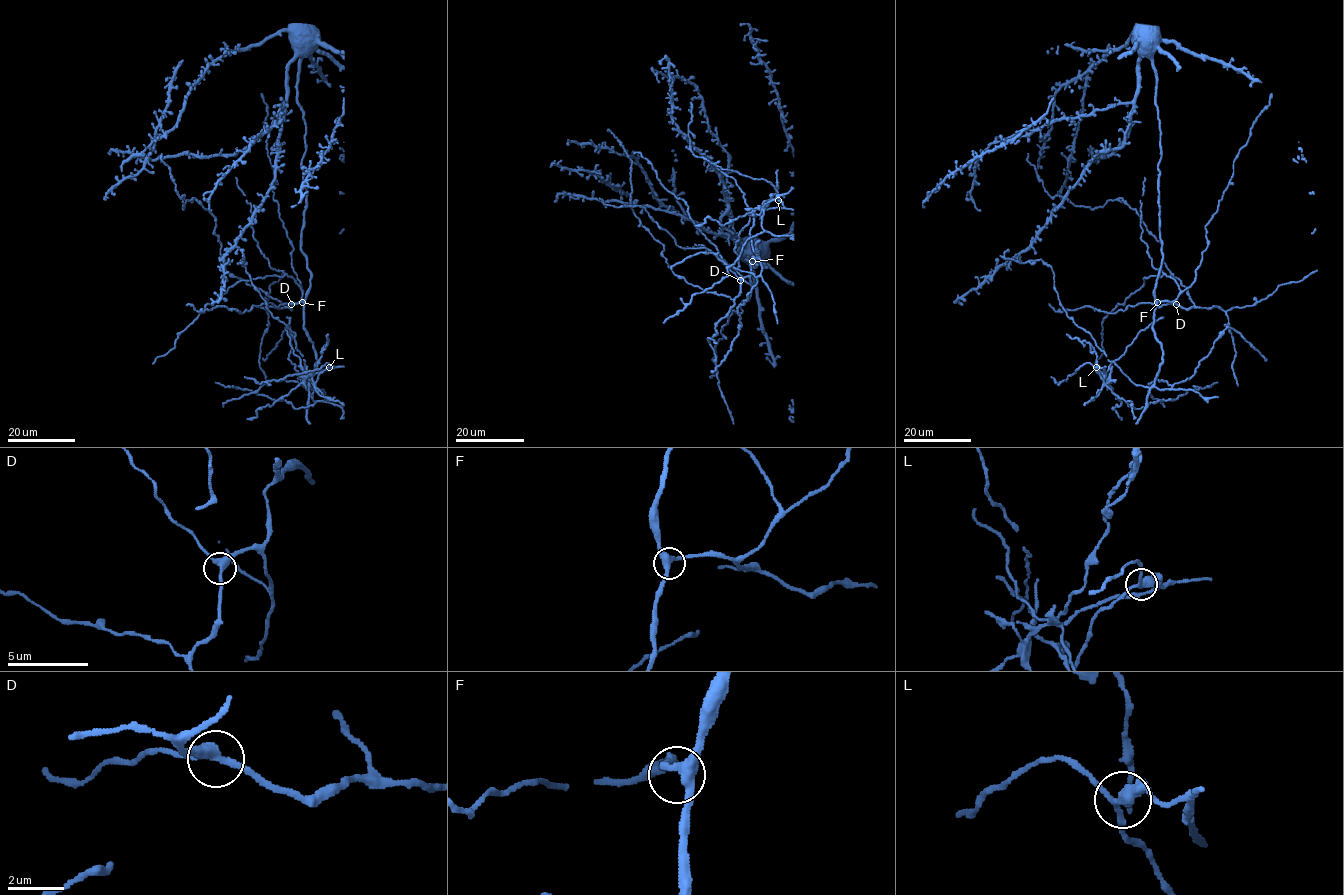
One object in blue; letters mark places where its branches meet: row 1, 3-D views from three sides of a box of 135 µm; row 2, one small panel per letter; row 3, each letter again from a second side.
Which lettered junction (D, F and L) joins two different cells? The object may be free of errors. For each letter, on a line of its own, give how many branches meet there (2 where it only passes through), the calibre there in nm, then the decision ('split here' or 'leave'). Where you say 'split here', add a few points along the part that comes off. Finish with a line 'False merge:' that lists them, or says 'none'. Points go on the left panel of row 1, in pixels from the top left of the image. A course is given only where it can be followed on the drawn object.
D: 3 branches meet; 320 nm thick; leave
F: 3 branches meet; 320 nm thick; leave
L: 3 branches meet; 320 nm thick; split here; foreign part runs (329, 367), (334, 367), (312, 376), (302, 370), (301, 359), (290, 344), (285, 327), (290, 319), (286, 317)
False merge: L

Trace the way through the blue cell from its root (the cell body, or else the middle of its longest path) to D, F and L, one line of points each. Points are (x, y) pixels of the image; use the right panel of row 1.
D: (1145, 32), (1151, 28), (1154, 33), (1152, 59), (1161, 148), (1158, 192), (1162, 260), (1154, 298), (1176, 304)
F: (1145, 32), (1151, 28), (1154, 33), (1152, 59), (1161, 148), (1158, 192), (1162, 260), (1154, 290), (1157, 302)
L: (1145, 32), (1154, 33), (1160, 130), (1153, 331), (1162, 364), (1149, 388), (1113, 361), (1105, 383), (1096, 367)

